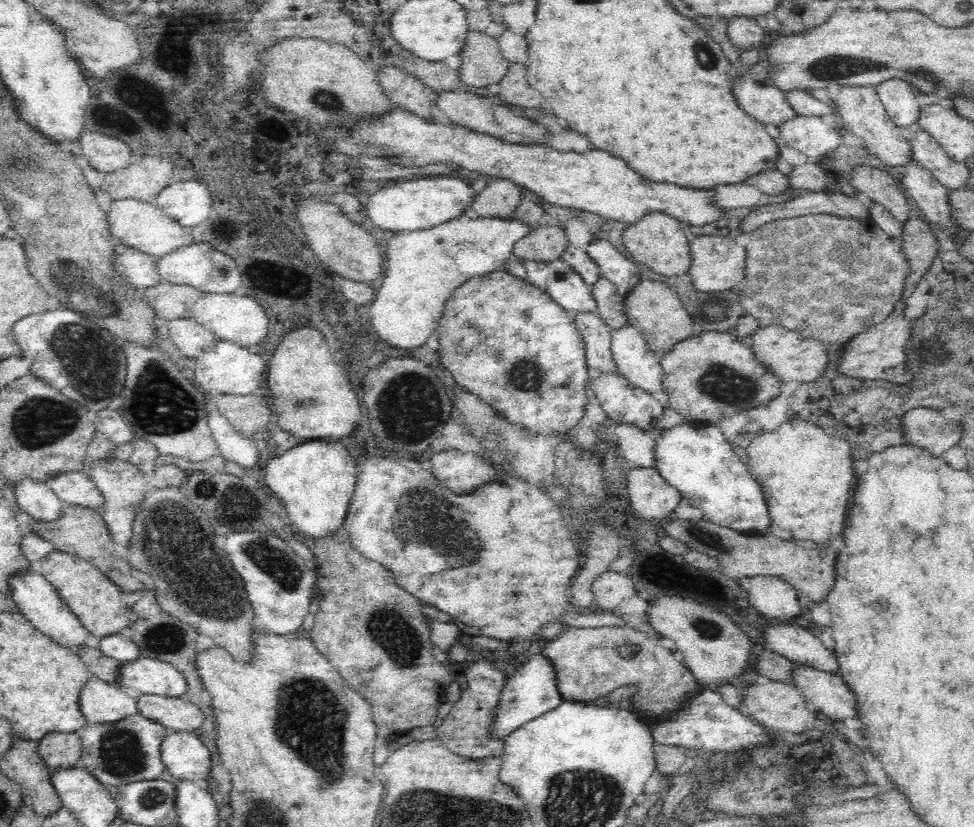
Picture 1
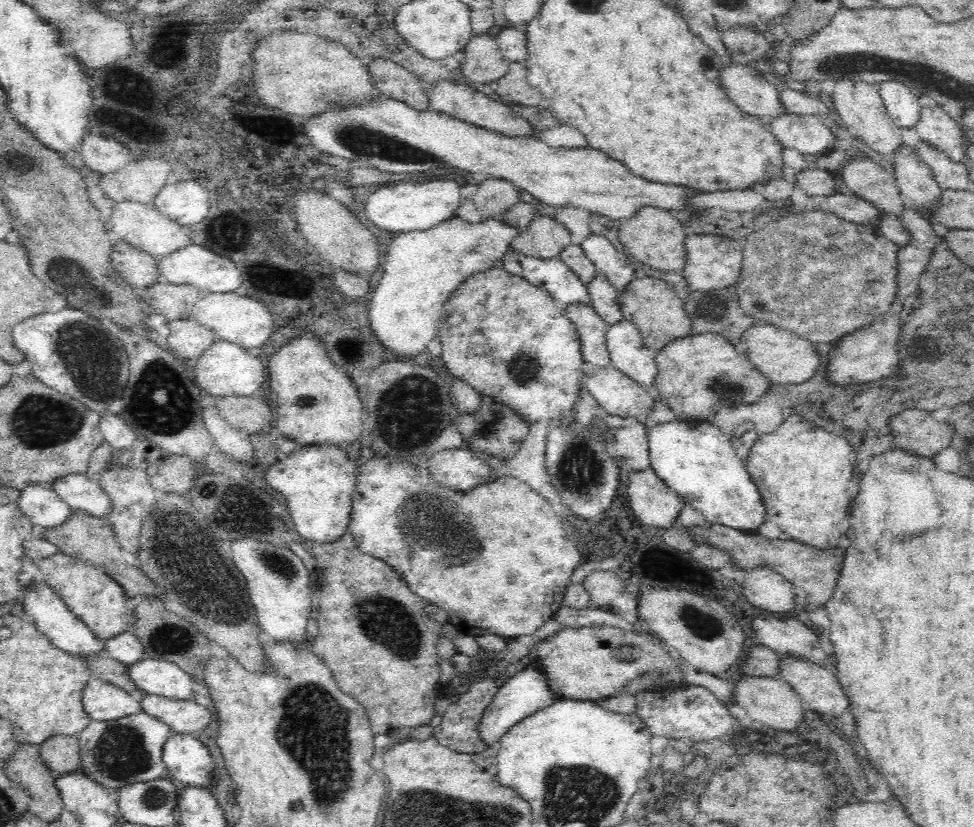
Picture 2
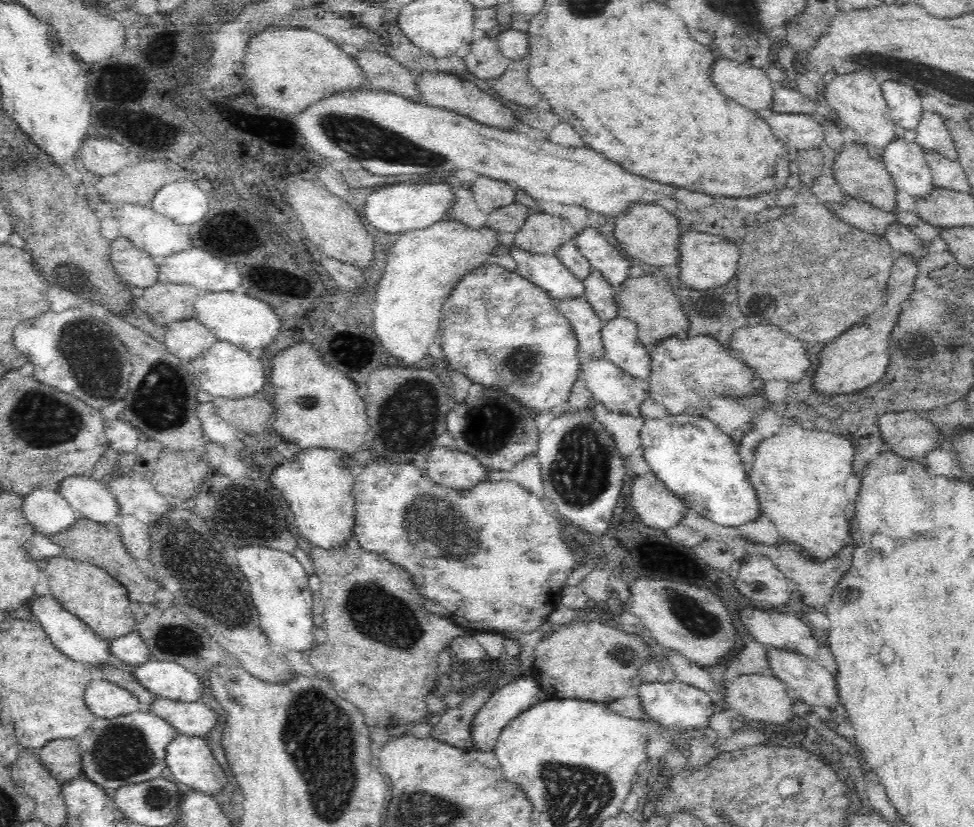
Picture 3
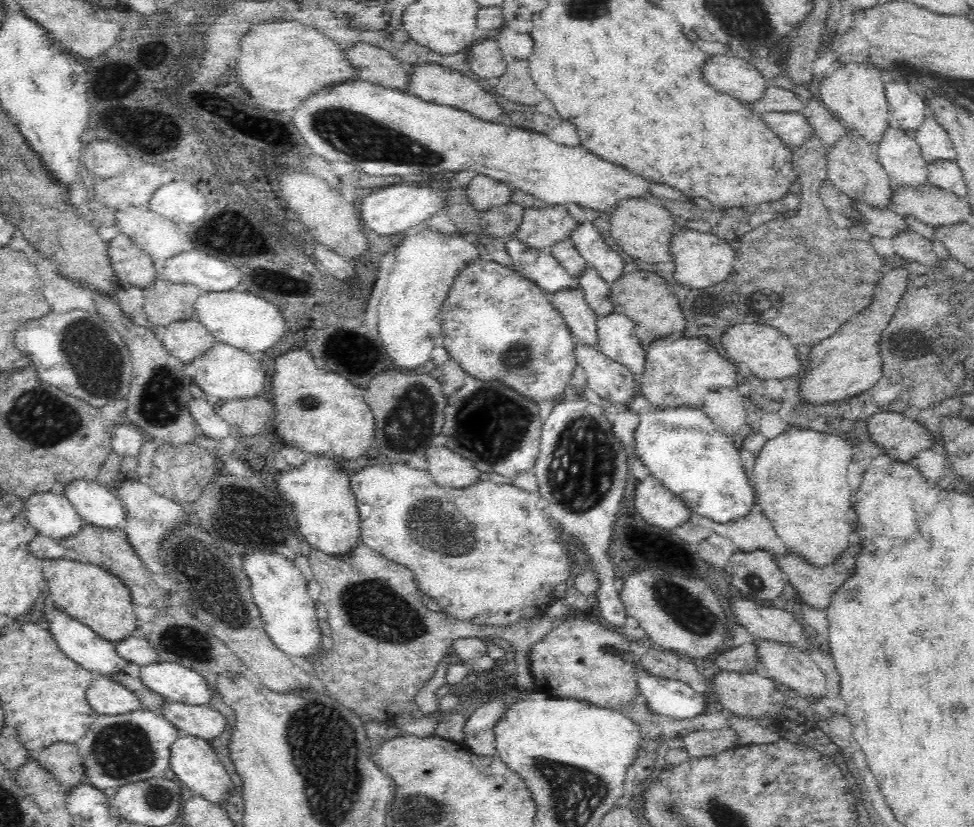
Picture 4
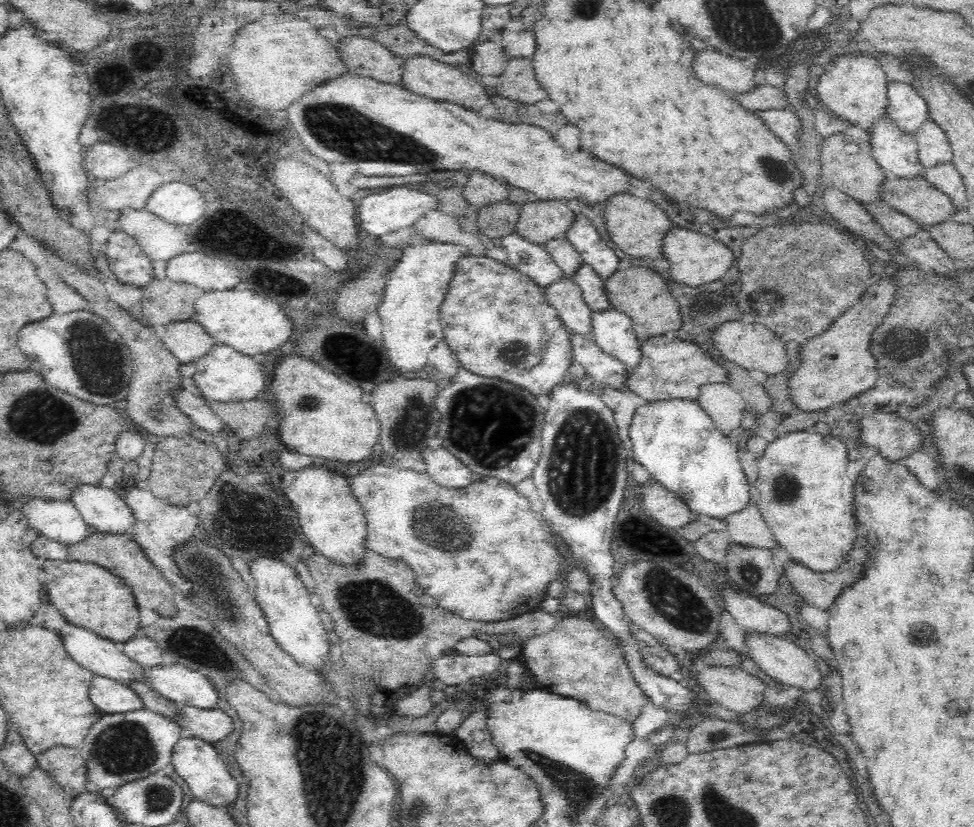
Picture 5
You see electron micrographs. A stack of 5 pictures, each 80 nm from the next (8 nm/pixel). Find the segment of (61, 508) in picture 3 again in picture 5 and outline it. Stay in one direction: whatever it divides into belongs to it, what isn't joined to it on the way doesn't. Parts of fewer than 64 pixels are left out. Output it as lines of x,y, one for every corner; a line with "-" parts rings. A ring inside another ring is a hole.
35,498
23,504
23,511
40,535
62,545
84,543
94,532
72,500

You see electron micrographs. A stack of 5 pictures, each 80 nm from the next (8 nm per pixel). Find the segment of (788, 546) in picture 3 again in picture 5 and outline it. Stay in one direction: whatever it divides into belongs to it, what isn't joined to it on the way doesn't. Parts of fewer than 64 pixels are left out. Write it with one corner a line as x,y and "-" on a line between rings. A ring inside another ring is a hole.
858,538
856,548
852,549
846,562
842,564
837,570
828,573
818,573
808,571
808,568
796,562
786,562
782,565
787,572
789,581
798,592
799,596
803,598
806,605
818,607
824,611
830,610
836,599
852,585
856,585
865,576
866,564
870,560
870,552
874,550
874,546
868,542
868,538

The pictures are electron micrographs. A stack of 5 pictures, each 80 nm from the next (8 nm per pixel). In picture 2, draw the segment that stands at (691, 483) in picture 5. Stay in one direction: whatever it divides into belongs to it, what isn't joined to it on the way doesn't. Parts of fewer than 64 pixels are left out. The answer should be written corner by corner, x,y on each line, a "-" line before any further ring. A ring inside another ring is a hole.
676,418
665,423
650,425
646,431
648,456
653,471
676,494
700,510
713,524
724,525
743,532
754,530
765,518
765,508
758,490
753,483
746,464
736,454
731,436
724,434
713,422
699,418

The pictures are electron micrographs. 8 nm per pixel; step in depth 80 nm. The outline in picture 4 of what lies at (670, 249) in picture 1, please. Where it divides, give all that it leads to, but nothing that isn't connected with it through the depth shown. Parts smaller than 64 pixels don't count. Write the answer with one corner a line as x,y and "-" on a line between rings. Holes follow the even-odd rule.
624,197
616,204
612,215
609,216
609,226
612,238
616,244
632,258
641,262
657,263
671,261
669,240
675,233
676,226
673,216
644,198

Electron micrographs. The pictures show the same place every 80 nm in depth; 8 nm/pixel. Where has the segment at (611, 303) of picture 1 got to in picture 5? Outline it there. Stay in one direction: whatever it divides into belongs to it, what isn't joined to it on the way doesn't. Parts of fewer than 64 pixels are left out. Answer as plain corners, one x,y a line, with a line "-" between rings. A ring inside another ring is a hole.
582,263
575,270
573,279
580,285
583,299
591,311
601,311
610,307
609,298
604,288
604,281
589,264

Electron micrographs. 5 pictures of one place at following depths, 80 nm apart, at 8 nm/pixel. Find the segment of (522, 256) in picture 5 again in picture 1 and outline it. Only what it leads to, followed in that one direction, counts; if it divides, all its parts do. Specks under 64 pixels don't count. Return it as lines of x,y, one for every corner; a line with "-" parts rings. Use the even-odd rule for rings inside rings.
561,258
553,261
521,259
530,284
548,292
560,306
576,314
578,311
596,311
592,289
584,279

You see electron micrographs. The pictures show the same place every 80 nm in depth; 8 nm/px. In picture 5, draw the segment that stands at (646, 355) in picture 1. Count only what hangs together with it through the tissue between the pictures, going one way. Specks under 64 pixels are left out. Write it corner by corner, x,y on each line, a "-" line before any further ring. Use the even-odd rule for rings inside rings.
611,306
591,314
591,337
597,346
632,370
641,357
632,319

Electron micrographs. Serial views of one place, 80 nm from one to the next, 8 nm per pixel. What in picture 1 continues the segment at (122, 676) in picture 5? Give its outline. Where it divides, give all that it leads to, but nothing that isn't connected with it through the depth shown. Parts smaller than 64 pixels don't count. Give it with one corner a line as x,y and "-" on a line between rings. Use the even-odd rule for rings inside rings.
29,571
20,573
11,581
12,598
18,605
20,612
28,618
28,621
49,636
56,644
76,651
88,644
90,631
83,626
81,621
68,609
67,604
60,598
60,595
53,588
52,584
42,577
39,573

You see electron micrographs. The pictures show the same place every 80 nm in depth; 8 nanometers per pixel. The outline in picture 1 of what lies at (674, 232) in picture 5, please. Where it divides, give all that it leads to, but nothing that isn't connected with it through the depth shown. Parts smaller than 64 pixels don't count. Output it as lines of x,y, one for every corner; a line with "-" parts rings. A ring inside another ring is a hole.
700,235
689,241
691,261
688,276
692,286
700,292
725,291
736,288
745,273
745,248
738,245
732,237
720,235

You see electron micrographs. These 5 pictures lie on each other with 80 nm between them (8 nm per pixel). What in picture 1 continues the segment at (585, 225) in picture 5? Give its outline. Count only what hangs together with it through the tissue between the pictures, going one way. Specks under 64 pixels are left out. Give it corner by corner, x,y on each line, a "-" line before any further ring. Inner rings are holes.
593,240
585,250
597,264
601,276
612,282
621,295
626,296
639,283
640,273
634,260
622,254
609,240

